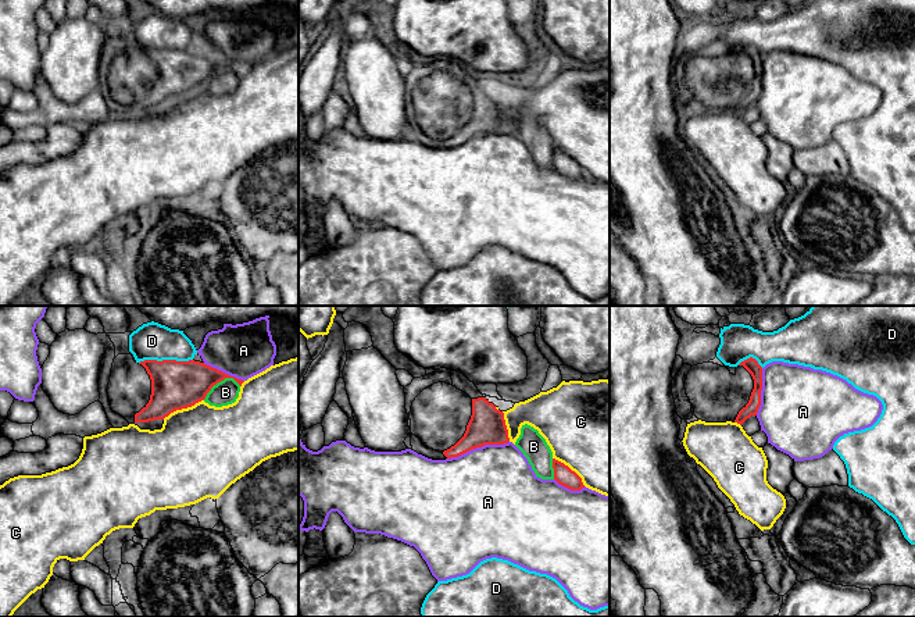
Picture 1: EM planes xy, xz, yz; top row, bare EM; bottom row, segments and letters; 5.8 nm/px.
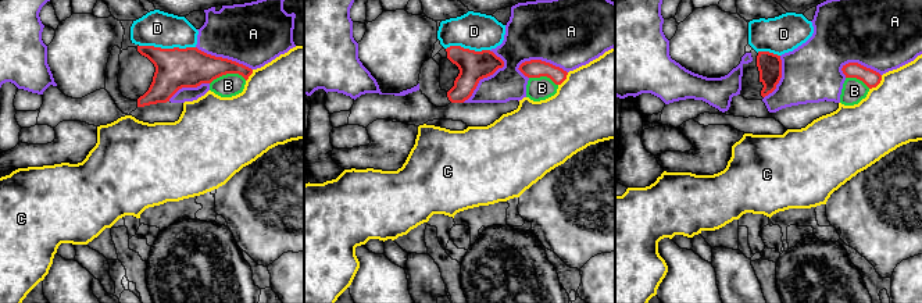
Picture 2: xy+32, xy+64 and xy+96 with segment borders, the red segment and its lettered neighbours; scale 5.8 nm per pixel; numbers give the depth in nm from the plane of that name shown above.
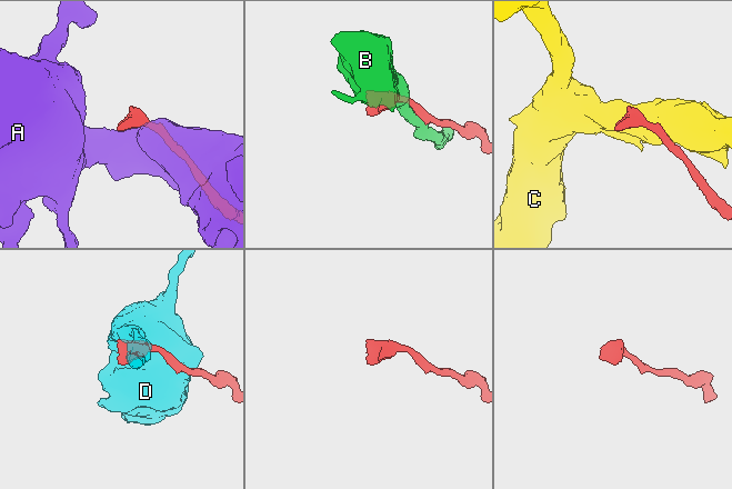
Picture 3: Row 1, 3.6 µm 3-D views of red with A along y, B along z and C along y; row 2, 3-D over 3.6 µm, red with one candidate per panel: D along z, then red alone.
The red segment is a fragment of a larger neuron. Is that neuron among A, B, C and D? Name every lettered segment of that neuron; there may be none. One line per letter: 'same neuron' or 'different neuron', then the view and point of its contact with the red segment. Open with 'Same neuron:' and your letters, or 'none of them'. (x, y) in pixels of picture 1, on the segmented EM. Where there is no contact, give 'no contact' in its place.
Same neuron: none of them
A: different neuron; meets red in xz at (478, 446)
B: different neuron; meets red in xy at (220, 381)
C: different neuron; meets red in xy at (182, 407)
D: different neuron; meets red in xy at (165, 360)

